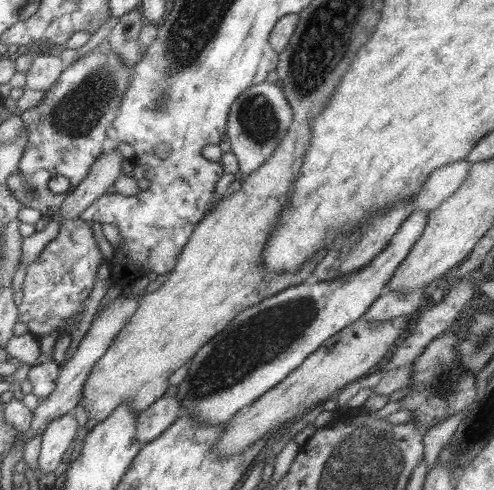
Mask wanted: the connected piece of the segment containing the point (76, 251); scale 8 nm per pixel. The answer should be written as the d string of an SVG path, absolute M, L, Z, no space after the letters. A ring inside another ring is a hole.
M77 216L58 219L58 232L55 238L50 240L41 254L29 264L28 268L25 268L21 287L22 298L18 305L18 321L23 322L27 326L28 332L37 338L46 338L55 329L58 335L70 334L69 325L81 313L81 303L89 295L89 291L95 283L97 267L105 262L108 261L99 253L92 230L84 220Z

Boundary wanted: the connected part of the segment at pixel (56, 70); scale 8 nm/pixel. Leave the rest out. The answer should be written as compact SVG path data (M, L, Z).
M37 53L24 72L23 89L47 90L57 80L63 70L59 56Z

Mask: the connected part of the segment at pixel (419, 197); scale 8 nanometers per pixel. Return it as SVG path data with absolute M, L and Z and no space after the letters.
M463 159L433 169L425 183L421 184L421 191L415 195L416 208L429 211L434 204L454 194L467 177L469 168L471 163Z

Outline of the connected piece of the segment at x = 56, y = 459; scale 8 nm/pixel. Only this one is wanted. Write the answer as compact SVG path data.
M66 413L51 420L41 436L40 451L38 452L37 470L41 474L49 474L65 458L79 428L72 414Z

